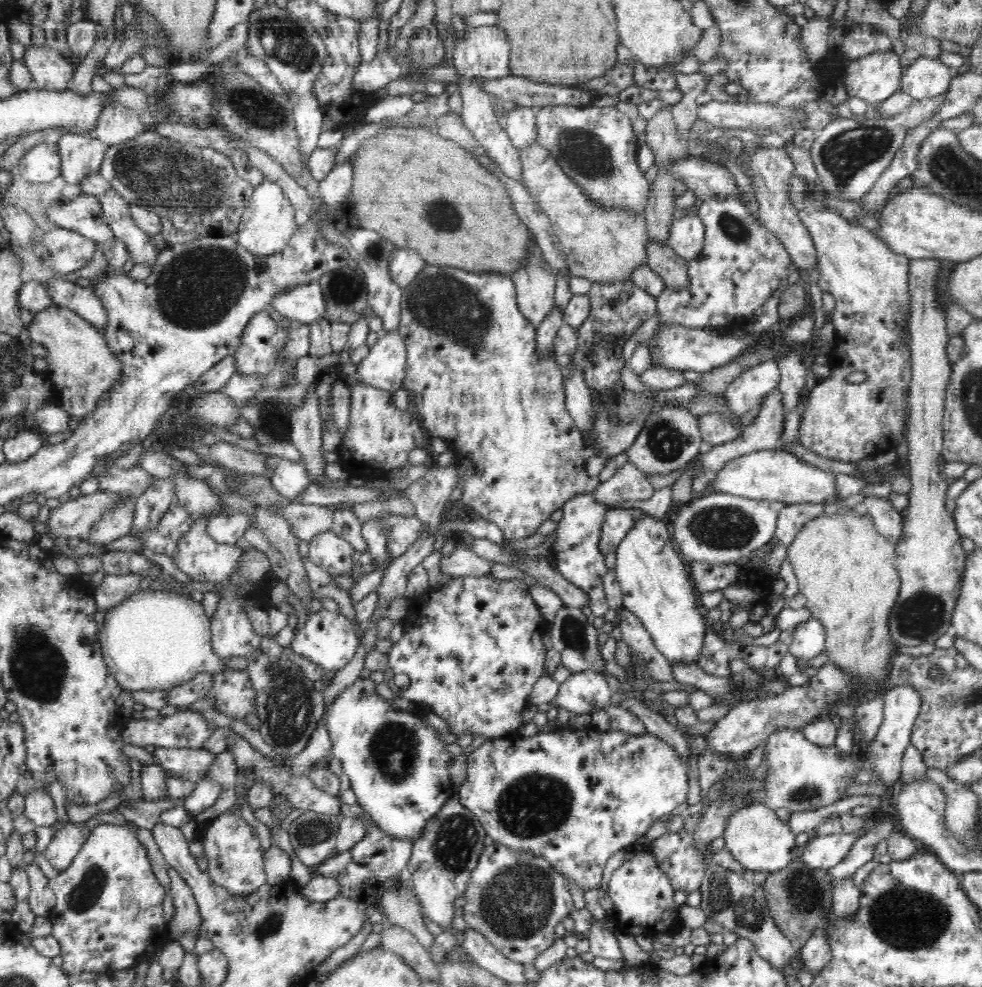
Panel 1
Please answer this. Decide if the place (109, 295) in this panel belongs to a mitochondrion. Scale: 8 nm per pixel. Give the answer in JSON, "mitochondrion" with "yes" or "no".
{"mitochondrion":"no"}

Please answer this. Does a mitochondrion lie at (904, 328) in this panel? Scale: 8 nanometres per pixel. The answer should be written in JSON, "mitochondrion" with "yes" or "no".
{"mitochondrion":"no"}

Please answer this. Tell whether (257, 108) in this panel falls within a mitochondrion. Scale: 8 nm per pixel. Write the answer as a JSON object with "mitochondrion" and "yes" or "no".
{"mitochondrion":"yes"}

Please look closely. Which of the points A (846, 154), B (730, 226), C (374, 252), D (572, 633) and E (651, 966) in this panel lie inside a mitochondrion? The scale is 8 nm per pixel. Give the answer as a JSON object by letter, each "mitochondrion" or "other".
{"A":"mitochondrion","B":"mitochondrion","C":"mitochondrion","D":"mitochondrion","E":"other"}

